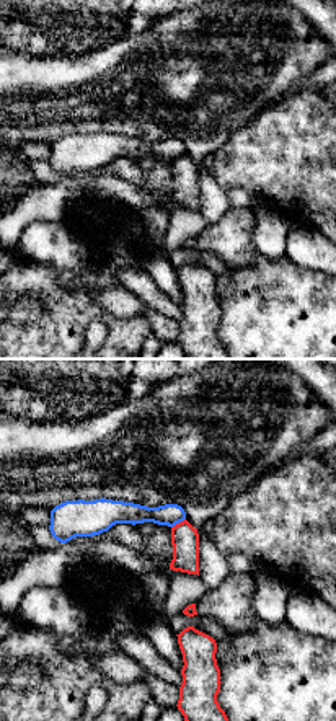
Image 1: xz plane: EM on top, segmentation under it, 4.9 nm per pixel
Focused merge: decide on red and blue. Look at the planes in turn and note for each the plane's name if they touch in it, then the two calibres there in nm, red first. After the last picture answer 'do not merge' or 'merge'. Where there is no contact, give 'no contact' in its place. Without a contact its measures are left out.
contact in xz; calibres 140 and 110 nm

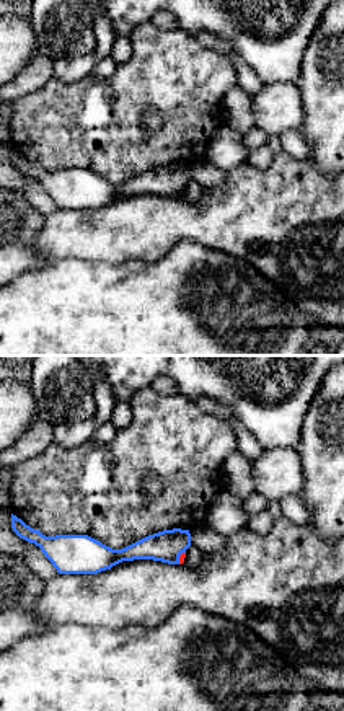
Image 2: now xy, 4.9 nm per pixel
contact in xy; calibres 30 and 160 nm

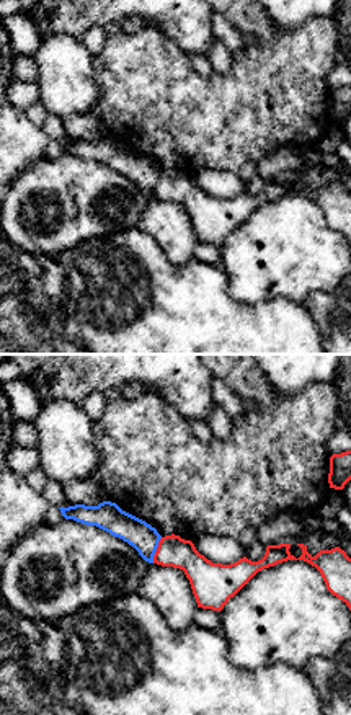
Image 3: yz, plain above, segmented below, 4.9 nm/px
contact in yz; calibres 150 and 140 nm

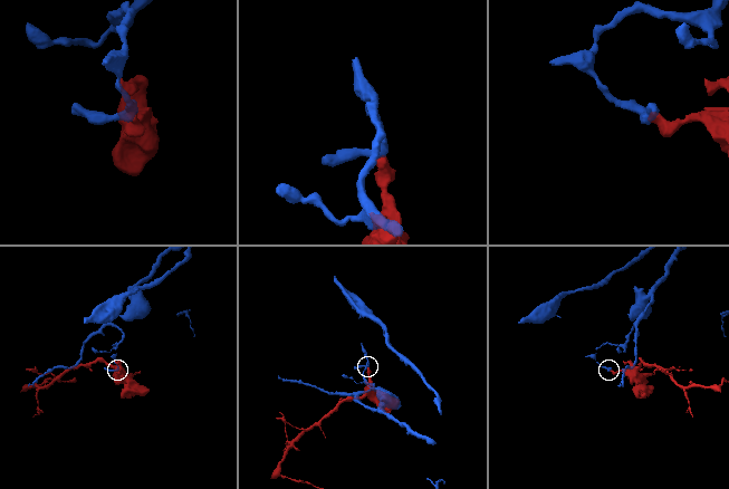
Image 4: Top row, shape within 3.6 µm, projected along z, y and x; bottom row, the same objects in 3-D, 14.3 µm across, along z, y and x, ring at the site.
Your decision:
do not merge

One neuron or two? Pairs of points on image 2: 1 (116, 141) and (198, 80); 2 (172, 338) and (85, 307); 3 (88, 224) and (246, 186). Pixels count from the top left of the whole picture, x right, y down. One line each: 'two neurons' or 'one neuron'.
1: one neuron
2: one neuron
3: one neuron

